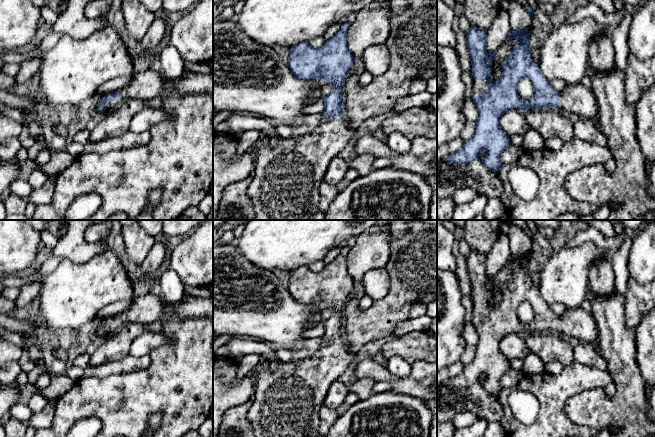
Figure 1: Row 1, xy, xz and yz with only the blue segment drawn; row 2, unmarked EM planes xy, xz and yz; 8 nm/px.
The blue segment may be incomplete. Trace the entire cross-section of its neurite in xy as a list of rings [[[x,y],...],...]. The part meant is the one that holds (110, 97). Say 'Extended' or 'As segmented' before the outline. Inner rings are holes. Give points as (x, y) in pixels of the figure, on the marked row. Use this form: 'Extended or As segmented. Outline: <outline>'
Extended. Outline: [[[151,68],[138,71],[134,75],[135,79],[130,84],[124,86],[122,89],[116,92],[109,93],[102,97],[97,106],[98,112],[107,113],[126,99],[139,98],[146,100],[158,96],[163,97],[167,84],[171,84],[174,91],[184,93],[186,95],[213,96],[213,71],[207,74],[193,73],[189,71],[186,75],[181,75],[178,79],[173,81],[169,81],[163,73],[157,72]]]

